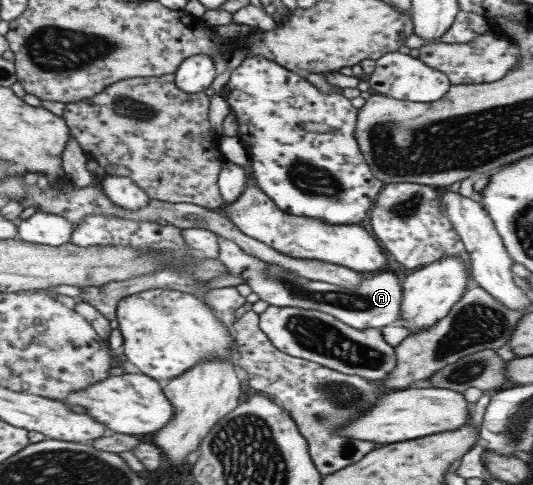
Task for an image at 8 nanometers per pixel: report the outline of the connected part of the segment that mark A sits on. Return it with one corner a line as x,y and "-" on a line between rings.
218,234
218,258
232,276
244,278
248,281
251,292
258,294
260,300
265,299
268,304
278,306
280,308
306,308
306,310
316,310
318,312
326,312
330,316
334,316
336,320
342,320
352,328
362,330
363,328
376,328
394,324
396,320
402,317
402,281
398,279
396,273
390,270
382,270
380,272
370,273
367,278
362,280
362,284
358,288
344,288
344,286
336,286
318,280
308,280
300,275
284,269
284,267
272,263
266,263
257,256
246,254
235,242
226,240

